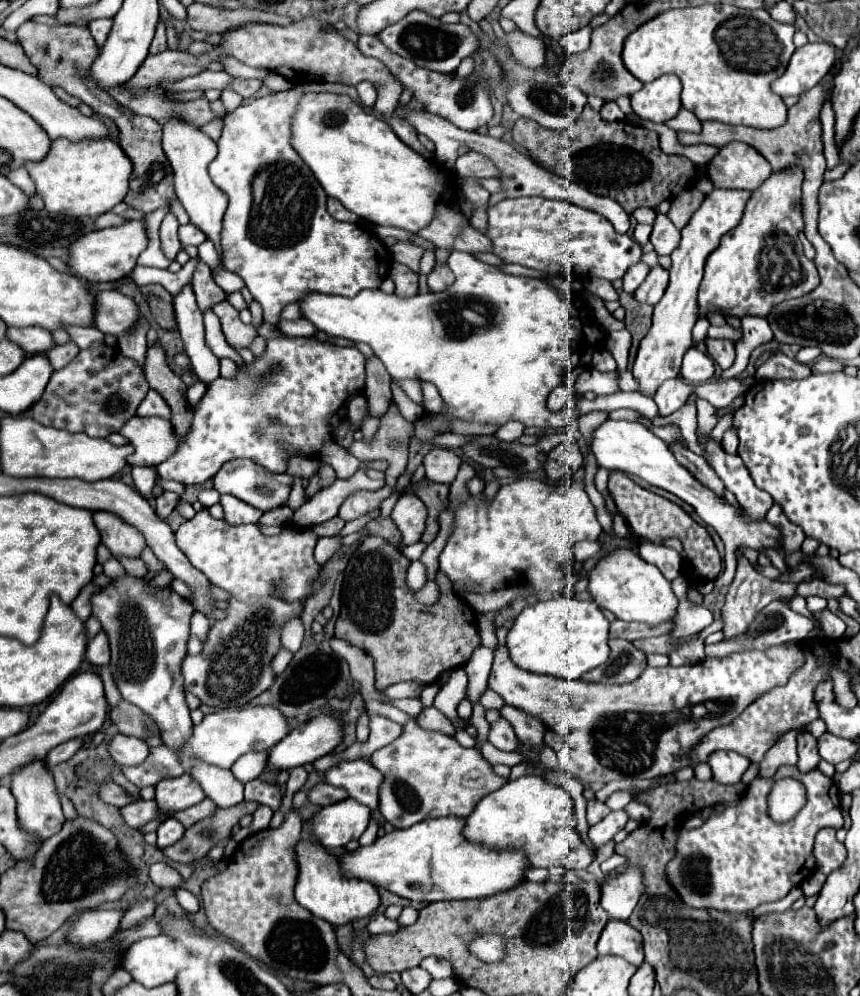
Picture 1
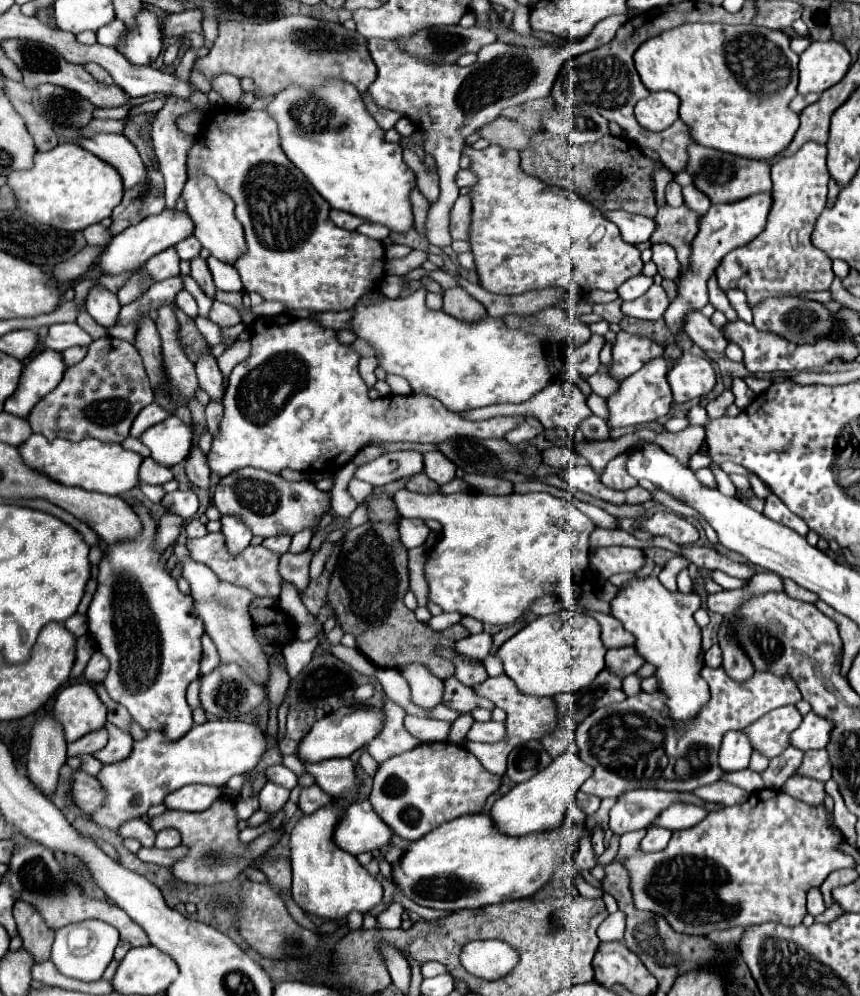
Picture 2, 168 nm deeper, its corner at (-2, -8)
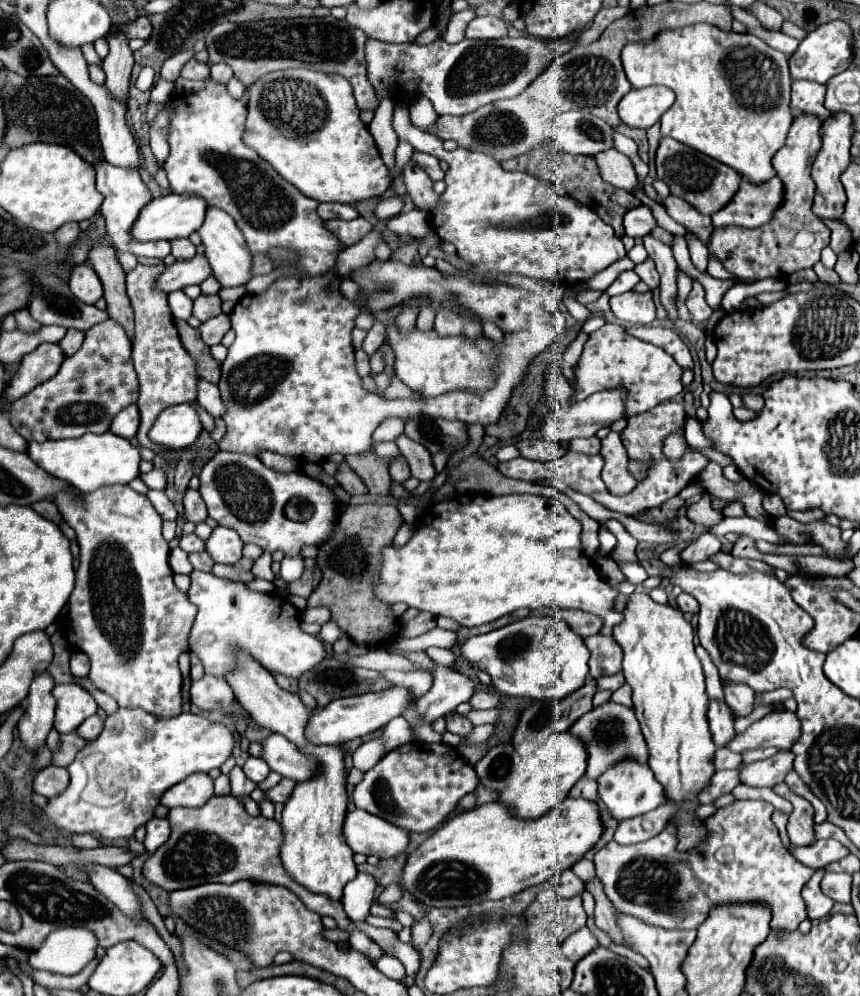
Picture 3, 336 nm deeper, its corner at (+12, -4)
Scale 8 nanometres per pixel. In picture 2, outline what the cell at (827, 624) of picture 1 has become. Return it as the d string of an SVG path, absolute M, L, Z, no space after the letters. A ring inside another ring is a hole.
M808 713L802 719L802 725L790 733L790 745L800 751L810 749L824 749L828 743L828 721L822 717L816 717L816 713Z

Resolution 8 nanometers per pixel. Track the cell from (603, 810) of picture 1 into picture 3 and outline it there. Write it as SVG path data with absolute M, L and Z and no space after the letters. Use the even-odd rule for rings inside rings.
M566 869L562 875L558 875L558 879L554 879L552 887L556 889L556 893L560 897L574 897L580 891L584 891L582 879L578 879L578 875L572 869Z

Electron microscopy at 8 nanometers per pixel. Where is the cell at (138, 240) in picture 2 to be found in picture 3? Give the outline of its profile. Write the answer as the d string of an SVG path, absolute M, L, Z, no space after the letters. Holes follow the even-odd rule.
M168 193L164 197L152 199L138 215L136 223L132 225L132 239L136 241L158 241L158 239L182 239L188 237L190 233L194 233L202 221L204 221L204 213L206 213L206 201L202 197L196 195L174 195Z

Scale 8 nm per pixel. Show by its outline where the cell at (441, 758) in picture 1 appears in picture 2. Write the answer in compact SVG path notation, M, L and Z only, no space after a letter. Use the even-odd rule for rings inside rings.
M450 741L422 743L378 767L370 803L396 835L416 841L446 821L480 813L486 799L500 787L500 781L502 777L488 773L480 761L460 745Z

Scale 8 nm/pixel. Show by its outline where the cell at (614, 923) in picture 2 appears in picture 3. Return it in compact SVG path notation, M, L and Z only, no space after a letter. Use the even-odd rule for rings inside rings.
M584 927L584 929L572 933L572 935L564 941L562 953L564 953L564 957L568 957L568 959L572 959L572 961L576 963L578 957L584 957L586 953L590 953L590 951L596 949L596 947L598 947L596 935L592 933L592 929Z

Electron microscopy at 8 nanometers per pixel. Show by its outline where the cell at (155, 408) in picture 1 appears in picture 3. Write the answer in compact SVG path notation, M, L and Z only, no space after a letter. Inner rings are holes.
M130 405L130 407L122 409L122 411L114 417L110 431L112 431L114 435L118 435L118 437L130 439L130 437L136 437L138 425L140 425L140 413L138 413L138 407L136 407L136 405Z

